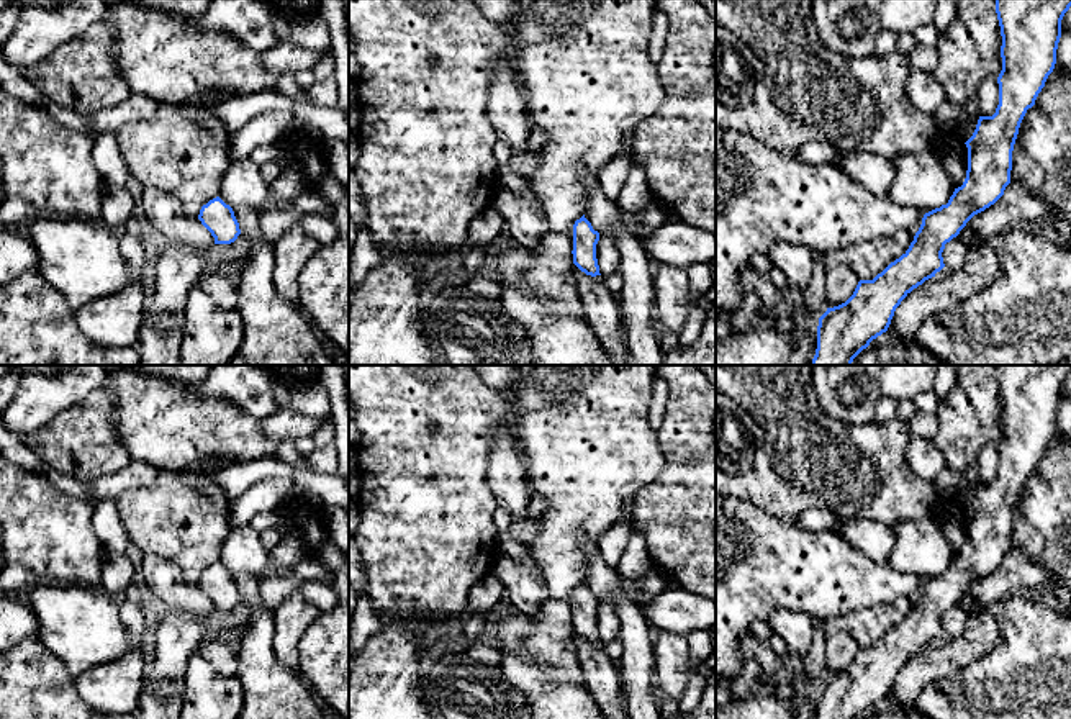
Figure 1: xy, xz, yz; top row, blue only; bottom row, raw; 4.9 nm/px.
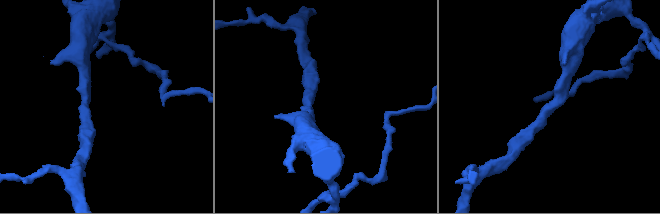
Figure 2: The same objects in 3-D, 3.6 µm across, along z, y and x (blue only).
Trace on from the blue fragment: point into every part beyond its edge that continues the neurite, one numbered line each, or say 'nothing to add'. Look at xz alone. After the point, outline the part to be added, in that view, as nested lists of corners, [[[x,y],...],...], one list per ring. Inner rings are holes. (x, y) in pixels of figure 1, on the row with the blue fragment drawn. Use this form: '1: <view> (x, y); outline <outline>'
nothing to add

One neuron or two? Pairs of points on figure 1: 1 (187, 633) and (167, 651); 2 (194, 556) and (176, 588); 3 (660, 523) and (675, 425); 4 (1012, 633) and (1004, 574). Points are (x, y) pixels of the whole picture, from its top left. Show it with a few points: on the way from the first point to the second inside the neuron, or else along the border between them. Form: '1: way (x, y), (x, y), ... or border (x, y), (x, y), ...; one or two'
1: way (182, 636), (172, 646); one
2: border (149, 554), (171, 560), (189, 583), (197, 585); two
3: way (682, 498), (682, 449); one
4: border (1021, 592), (1014, 593), (1003, 605); two

